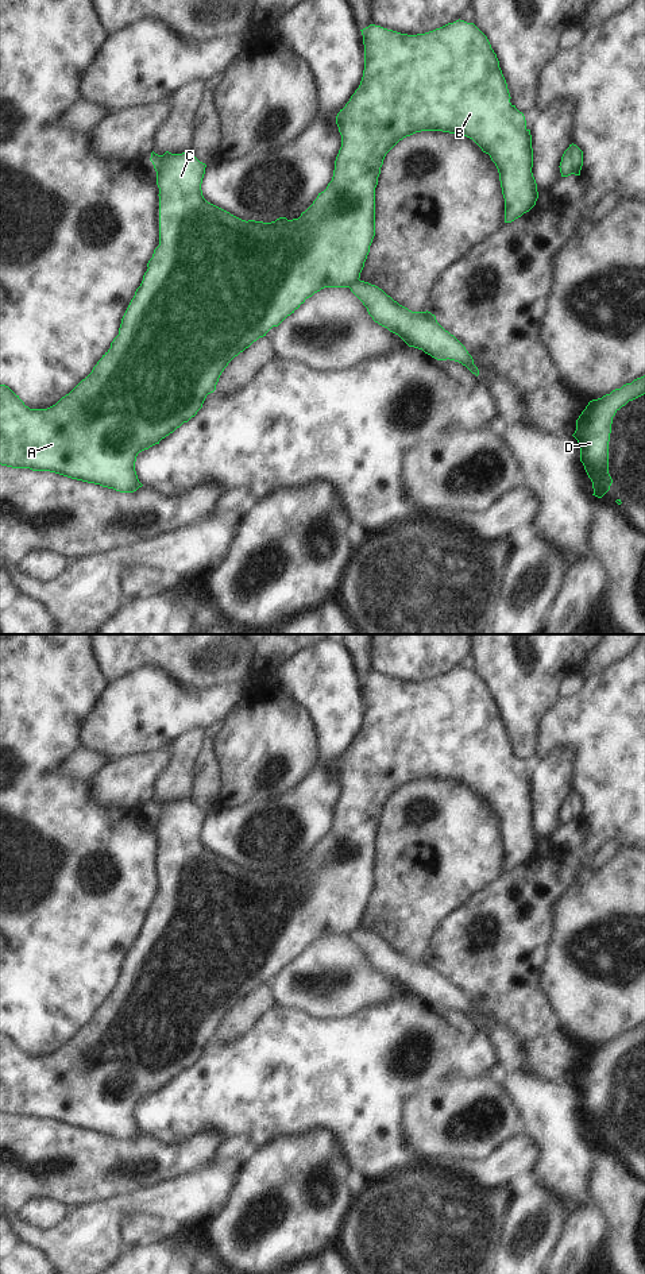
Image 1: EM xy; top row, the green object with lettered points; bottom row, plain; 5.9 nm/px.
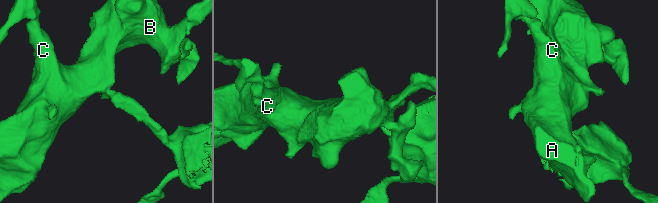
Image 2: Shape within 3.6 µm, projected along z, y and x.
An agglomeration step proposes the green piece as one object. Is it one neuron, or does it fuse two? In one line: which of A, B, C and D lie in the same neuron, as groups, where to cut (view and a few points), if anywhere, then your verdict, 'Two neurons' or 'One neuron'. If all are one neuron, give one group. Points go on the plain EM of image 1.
Groups: A B C / D. Split along xy (358, 926), (348, 934). Two neurons

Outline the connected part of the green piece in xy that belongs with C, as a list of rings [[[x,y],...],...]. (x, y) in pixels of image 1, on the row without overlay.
[[[464,668],[448,671],[425,682],[408,683],[381,673],[370,672],[360,677],[364,692],[364,718],[359,736],[349,749],[336,764],[336,772],[341,783],[341,795],[335,808],[332,829],[327,837],[318,841],[313,852],[298,866],[279,865],[271,870],[242,868],[229,860],[208,850],[201,838],[206,812],[200,810],[190,798],[182,802],[166,799],[163,803],[151,800],[150,808],[157,819],[159,835],[159,893],[154,897],[147,911],[140,934],[136,937],[119,976],[119,982],[111,991],[111,996],[93,1015],[92,1020],[82,1027],[69,1042],[47,1057],[30,1057],[8,1034],[0,1032],[0,1112],[12,1116],[30,1116],[32,1119],[50,1119],[72,1127],[100,1132],[120,1140],[134,1140],[143,1132],[139,1130],[135,1109],[139,1100],[159,1092],[162,1086],[173,1081],[184,1070],[188,1070],[202,1055],[208,1042],[216,1038],[216,1032],[228,1011],[248,996],[259,985],[278,974],[287,964],[294,961],[306,946],[324,935],[349,935],[359,926],[375,884],[375,835],[386,802],[403,785],[421,779],[443,779],[472,787],[483,800],[488,802],[495,811],[502,842],[505,846],[505,870],[511,870],[529,860],[538,846],[537,831],[532,821],[533,796],[530,777],[522,760],[510,750],[506,727],[499,715],[497,702],[491,696],[487,684],[474,672]]]

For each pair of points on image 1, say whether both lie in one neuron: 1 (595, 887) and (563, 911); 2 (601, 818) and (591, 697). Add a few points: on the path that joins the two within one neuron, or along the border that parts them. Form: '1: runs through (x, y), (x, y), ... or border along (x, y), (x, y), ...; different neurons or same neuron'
1: runs through (587, 895), (571, 911); same neuron
2: runs through (601, 788), (601, 726); same neuron

